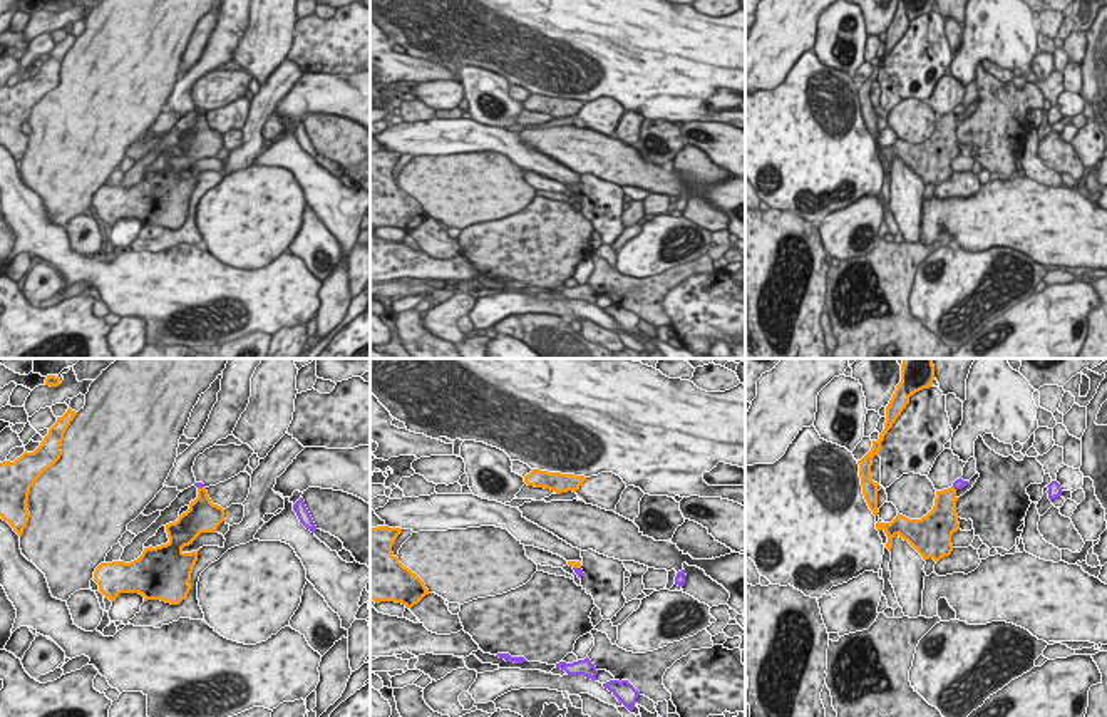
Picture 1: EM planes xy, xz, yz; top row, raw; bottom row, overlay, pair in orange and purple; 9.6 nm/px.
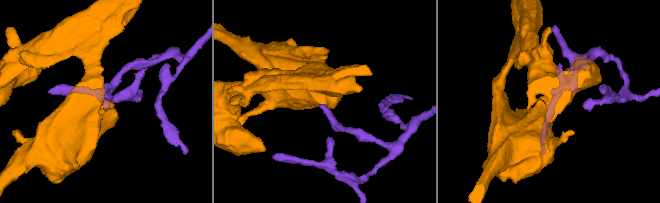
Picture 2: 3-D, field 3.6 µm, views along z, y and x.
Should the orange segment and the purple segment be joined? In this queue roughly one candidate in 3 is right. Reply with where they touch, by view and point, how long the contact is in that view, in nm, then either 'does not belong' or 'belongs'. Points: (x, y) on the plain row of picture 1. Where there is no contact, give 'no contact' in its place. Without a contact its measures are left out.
contact xz (576, 191); length 80 nm; does not belong

